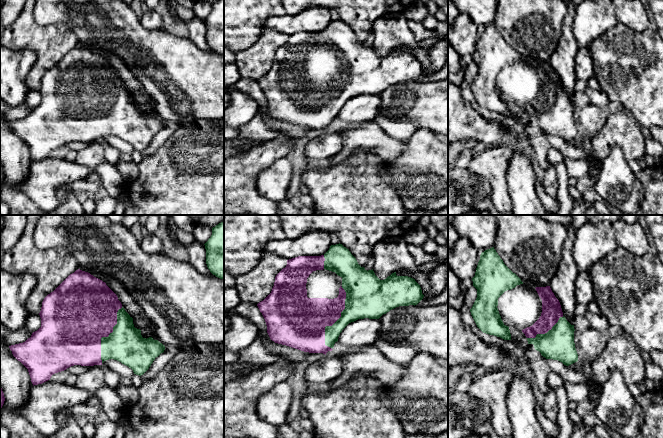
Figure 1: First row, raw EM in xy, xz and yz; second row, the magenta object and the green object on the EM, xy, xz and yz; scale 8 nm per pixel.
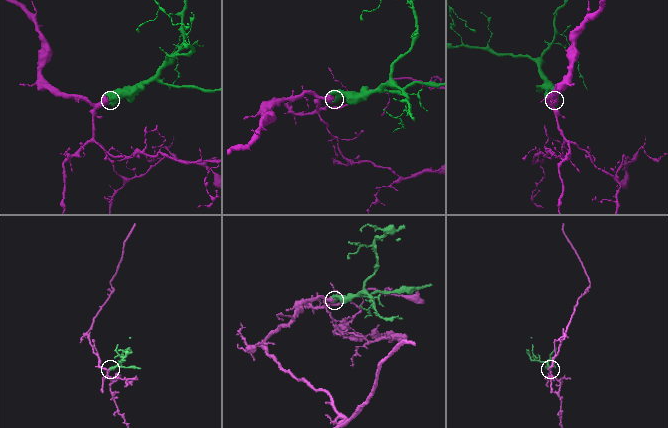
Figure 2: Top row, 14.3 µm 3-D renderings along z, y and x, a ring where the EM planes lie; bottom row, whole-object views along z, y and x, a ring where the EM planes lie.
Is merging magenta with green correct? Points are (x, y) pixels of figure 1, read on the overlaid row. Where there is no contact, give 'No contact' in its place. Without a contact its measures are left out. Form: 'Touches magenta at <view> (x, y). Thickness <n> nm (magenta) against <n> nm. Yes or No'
Touches magenta at xz (335, 321). Thickness 360 nm (magenta) against 240 nm. Yes

